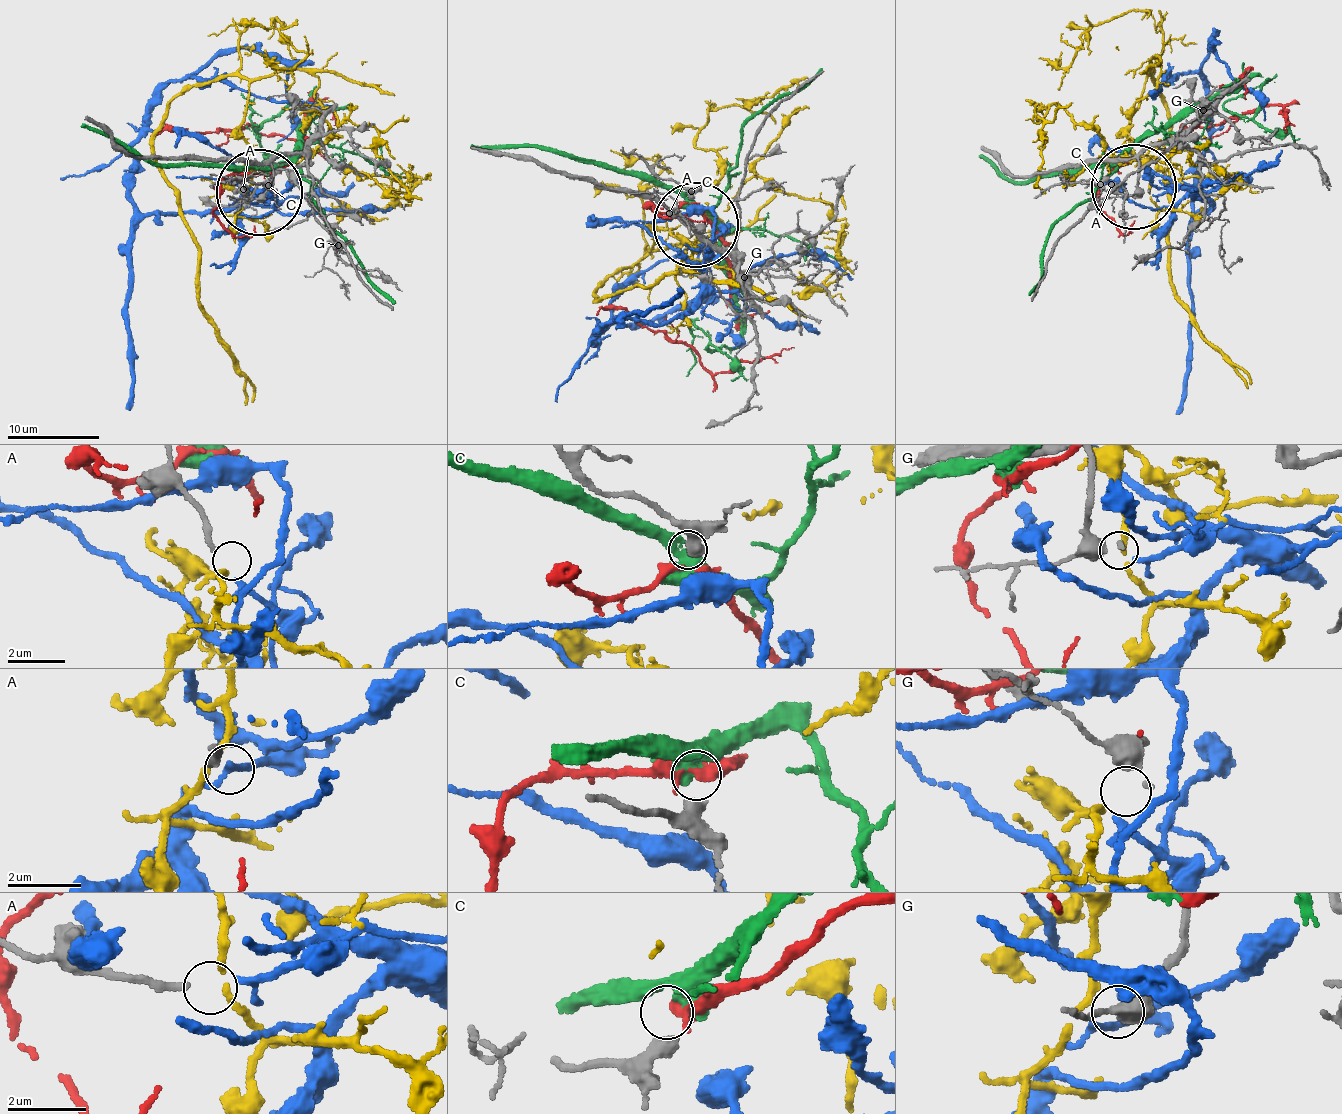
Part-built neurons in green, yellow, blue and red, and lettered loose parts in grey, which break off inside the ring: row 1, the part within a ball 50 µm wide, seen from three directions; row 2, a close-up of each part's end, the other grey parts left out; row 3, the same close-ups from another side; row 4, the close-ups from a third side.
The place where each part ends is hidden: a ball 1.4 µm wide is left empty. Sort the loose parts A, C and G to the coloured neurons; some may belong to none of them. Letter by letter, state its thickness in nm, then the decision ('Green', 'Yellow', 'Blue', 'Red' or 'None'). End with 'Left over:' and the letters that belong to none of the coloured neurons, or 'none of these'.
A: Thickness 200 nm. Blue
C: Thickness 400 nm. Red
G: Thickness 440 nm. None
Left over: G

